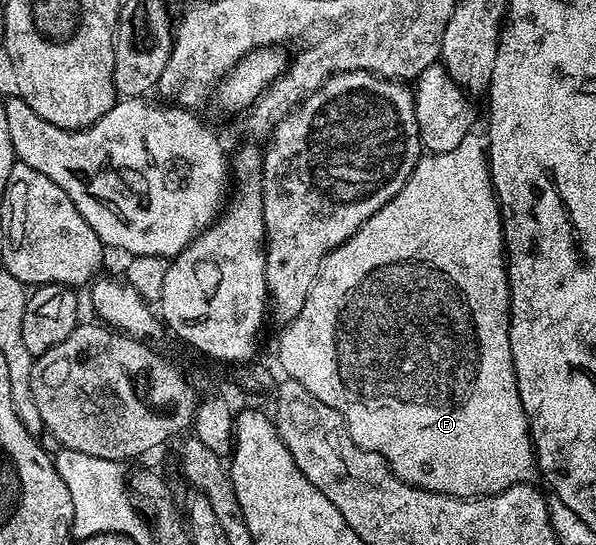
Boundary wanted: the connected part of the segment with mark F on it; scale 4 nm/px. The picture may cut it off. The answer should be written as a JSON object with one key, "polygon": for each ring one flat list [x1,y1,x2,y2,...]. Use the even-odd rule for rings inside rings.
{"polygon":[[477,134,465,136,463,142,459,142,459,146,455,146,455,150,422,155,411,174,411,178,407,178,403,190,399,190,399,194,395,194,395,198,391,198,391,202,387,202,387,206,383,206,378,212,371,214,371,218,367,218,367,222,363,222,363,226,359,226,359,230,355,230,355,234,351,234,351,238,347,238,347,242,343,242,338,248,331,250,331,254,327,254,327,258,321,263,319,274,307,294,307,302,303,302,303,310,299,310,297,317,290,324,284,325,280,331,281,341,277,344,277,360,281,363,282,370,285,371,284,375,290,380,299,382,299,386,303,386,303,390,315,394,315,398,319,398,319,402,327,402,327,406,339,410,339,414,343,414,345,425,354,442,364,452,374,452,382,456,391,466,391,470,395,475,403,482,428,492,438,492,444,496,476,498,478,496,495,496,497,493,507,490,516,484,530,483,534,479,532,476,536,477,538,475,537,454,533,451,533,438,529,434,527,414,523,410,523,402,519,398,519,386,517,385,515,366,511,358,511,342,509,341,509,274,505,258,505,234,501,231,501,207,497,205,497,196,493,193,493,183,489,177,487,144,482,137,480,140]]}

